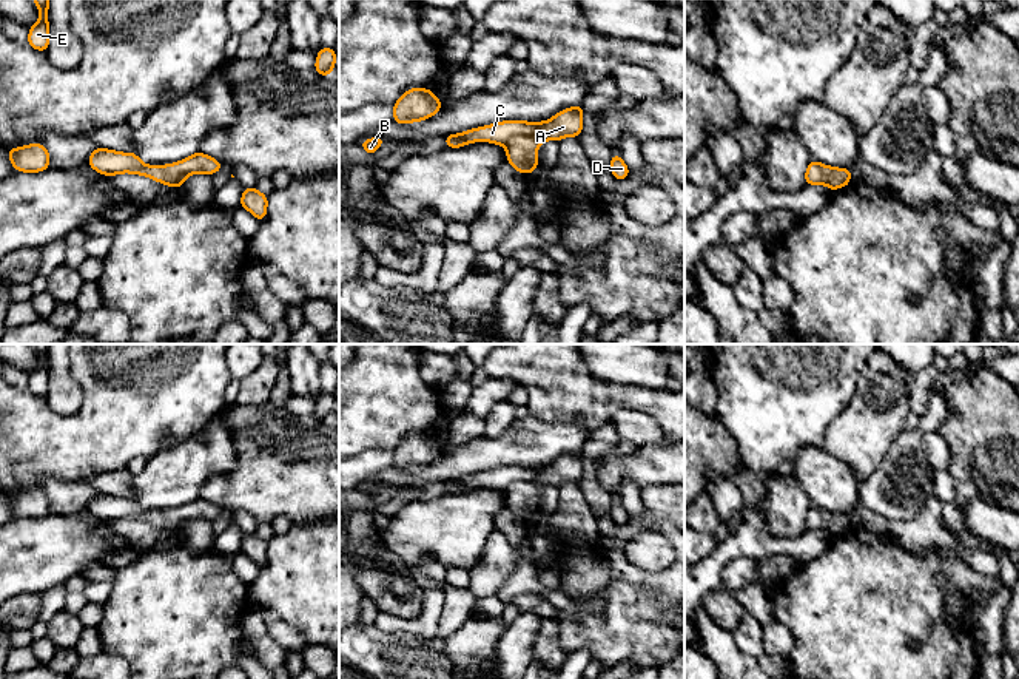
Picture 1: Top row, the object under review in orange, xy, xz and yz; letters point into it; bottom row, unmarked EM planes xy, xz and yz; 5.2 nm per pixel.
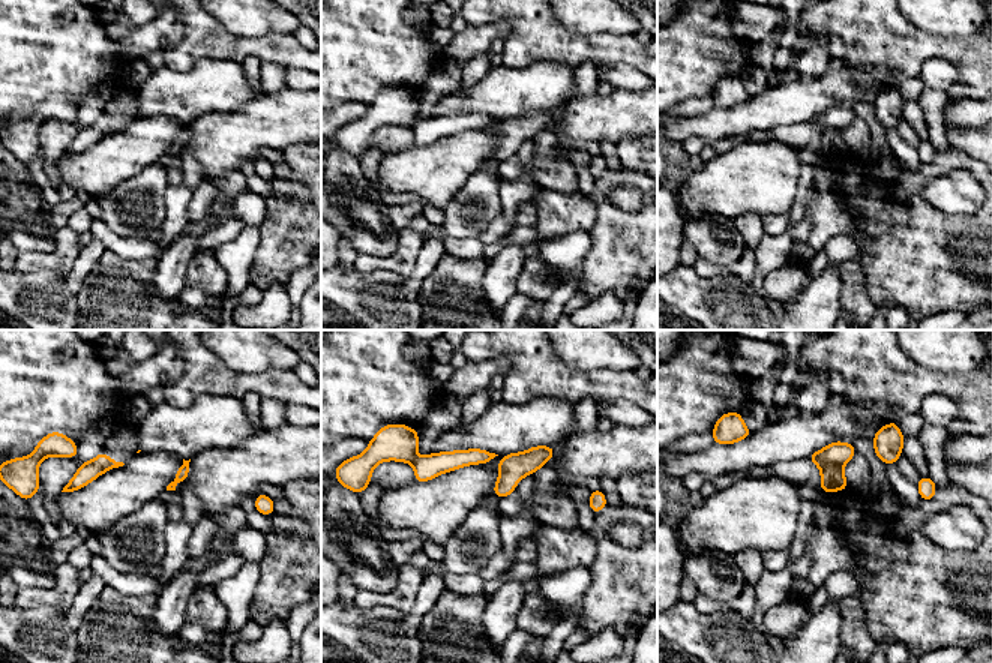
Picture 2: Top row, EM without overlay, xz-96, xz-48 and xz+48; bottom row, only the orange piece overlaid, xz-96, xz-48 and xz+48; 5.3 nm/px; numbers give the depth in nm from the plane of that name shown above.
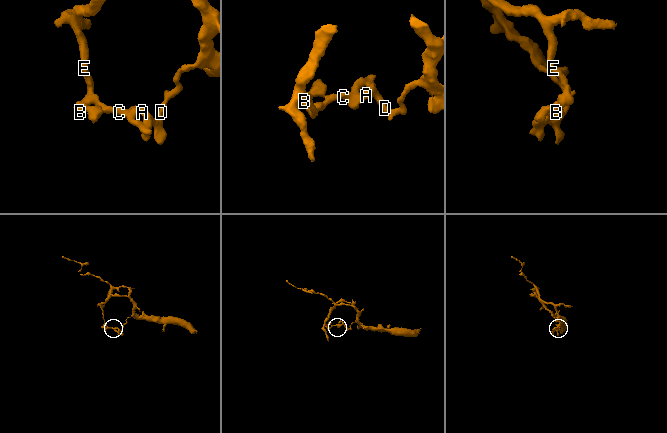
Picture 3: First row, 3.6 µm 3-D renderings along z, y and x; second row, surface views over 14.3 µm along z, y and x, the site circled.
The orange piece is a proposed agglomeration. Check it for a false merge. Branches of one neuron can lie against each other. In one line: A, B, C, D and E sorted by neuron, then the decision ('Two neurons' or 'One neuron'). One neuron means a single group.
Groups: A D / B C E. Two neurons

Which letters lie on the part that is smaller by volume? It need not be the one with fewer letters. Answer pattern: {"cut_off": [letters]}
{"cut_off": ["B", "C", "E"]}

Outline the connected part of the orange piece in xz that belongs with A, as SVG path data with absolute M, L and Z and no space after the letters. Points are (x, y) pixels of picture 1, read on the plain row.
M583 451L570 452L546 468L540 468L533 480L518 480L506 489L507 508L520 519L538 515L536 495L543 486L578 483L583 477Z

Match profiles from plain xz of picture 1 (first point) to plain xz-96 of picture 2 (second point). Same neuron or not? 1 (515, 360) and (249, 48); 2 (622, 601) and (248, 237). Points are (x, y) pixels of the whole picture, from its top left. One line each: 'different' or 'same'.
1: same
2: different

